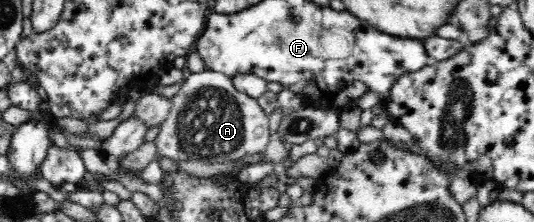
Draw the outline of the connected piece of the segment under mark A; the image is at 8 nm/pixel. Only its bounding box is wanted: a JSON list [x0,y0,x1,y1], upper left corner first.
[153,72,272,165]

